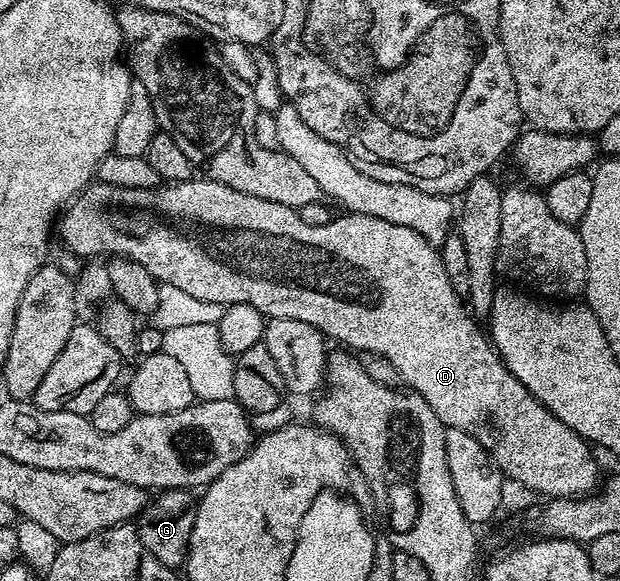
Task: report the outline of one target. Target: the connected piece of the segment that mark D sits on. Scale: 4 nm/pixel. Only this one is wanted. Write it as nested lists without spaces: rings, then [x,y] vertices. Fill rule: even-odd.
[[[192,179],[190,181],[176,181],[174,183],[164,184],[162,187],[156,187],[154,189],[134,189],[133,187],[113,187],[112,185],[104,185],[102,183],[92,183],[67,206],[65,212],[62,214],[61,220],[57,225],[57,237],[67,244],[66,252],[74,255],[80,259],[86,259],[86,257],[99,257],[102,253],[111,253],[112,258],[115,259],[130,259],[136,261],[141,267],[145,267],[145,271],[149,271],[149,275],[153,275],[155,280],[165,284],[178,287],[179,290],[185,291],[189,295],[193,295],[193,299],[205,299],[205,303],[217,303],[224,307],[233,304],[248,304],[250,307],[255,307],[257,311],[263,313],[267,319],[273,317],[284,317],[285,319],[301,319],[301,323],[309,323],[313,328],[319,330],[323,334],[324,338],[330,339],[332,342],[340,341],[340,346],[346,347],[351,351],[377,351],[377,355],[385,355],[385,359],[389,359],[389,363],[393,363],[393,367],[397,367],[399,372],[400,382],[405,383],[406,388],[413,393],[420,393],[425,399],[425,403],[429,403],[429,407],[433,407],[433,411],[437,415],[437,419],[441,419],[441,423],[448,429],[456,429],[457,431],[469,431],[469,435],[473,435],[473,439],[477,439],[477,443],[481,443],[481,447],[485,447],[485,451],[489,451],[489,455],[495,460],[496,467],[499,468],[500,473],[504,478],[510,479],[511,477],[515,481],[520,481],[527,489],[532,489],[535,493],[544,493],[544,498],[580,498],[585,497],[588,494],[596,492],[597,486],[600,484],[601,466],[595,459],[592,446],[589,442],[577,433],[566,426],[561,419],[554,416],[550,410],[545,408],[534,396],[514,377],[513,374],[506,368],[502,358],[495,350],[495,346],[489,340],[488,334],[481,328],[479,330],[480,322],[476,320],[474,316],[469,312],[468,306],[465,304],[464,298],[457,295],[457,291],[453,291],[453,283],[449,283],[449,275],[445,275],[445,263],[441,263],[441,255],[438,248],[434,245],[430,245],[426,239],[422,237],[417,231],[413,231],[409,227],[401,227],[401,223],[389,223],[385,219],[377,219],[373,215],[365,215],[364,213],[352,213],[350,211],[344,212],[344,217],[336,216],[329,223],[325,223],[321,227],[313,227],[310,223],[305,223],[299,218],[296,210],[285,207],[281,203],[269,203],[269,199],[257,199],[257,195],[245,195],[241,191],[233,191],[233,187],[225,187],[221,183],[212,181],[210,179]]]

